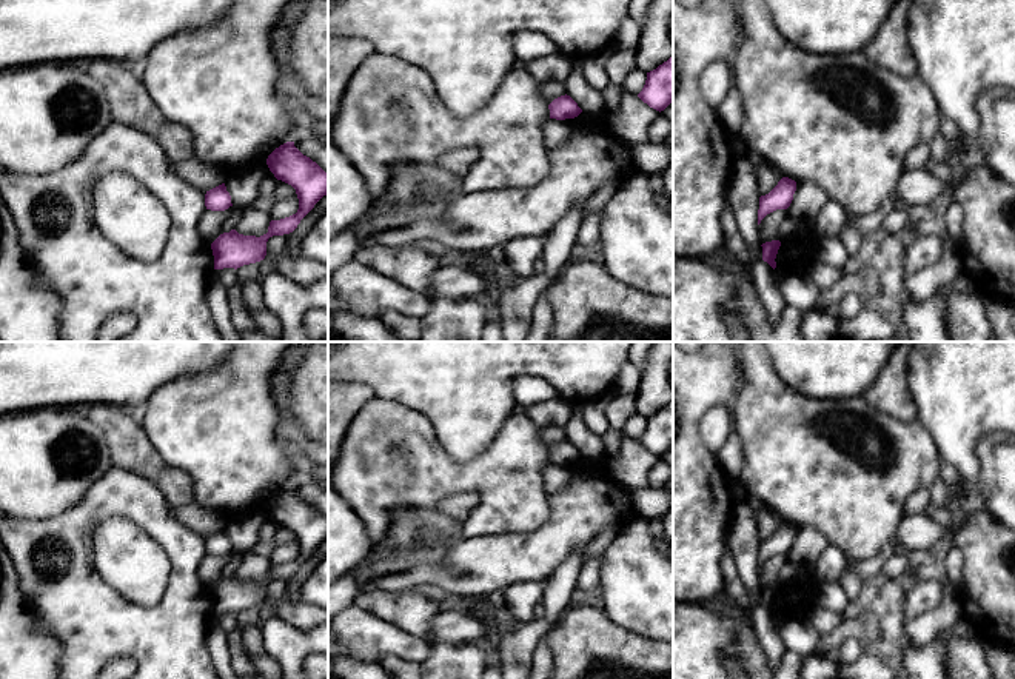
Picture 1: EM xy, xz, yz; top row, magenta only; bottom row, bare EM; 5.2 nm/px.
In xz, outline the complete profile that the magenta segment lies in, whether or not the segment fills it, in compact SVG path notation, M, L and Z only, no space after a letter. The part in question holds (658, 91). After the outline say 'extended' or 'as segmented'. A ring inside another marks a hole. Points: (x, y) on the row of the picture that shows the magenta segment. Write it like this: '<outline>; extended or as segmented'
M673 55L647 72L645 85L638 97L659 112L673 102Z; as segmented

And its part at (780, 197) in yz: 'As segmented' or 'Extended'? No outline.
As segmented

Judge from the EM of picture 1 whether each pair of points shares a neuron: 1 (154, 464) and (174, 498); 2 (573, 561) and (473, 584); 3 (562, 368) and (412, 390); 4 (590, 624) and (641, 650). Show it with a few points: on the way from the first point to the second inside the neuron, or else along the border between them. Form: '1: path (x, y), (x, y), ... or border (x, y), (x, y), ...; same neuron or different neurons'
1: path (159, 471), (174, 490); same neuron
2: border (587, 544), (576, 548), (544, 581); different neurons
3: path (525, 361), (448, 361); same neuron
4: path (602, 636), (616, 650), (629, 650); same neuron

